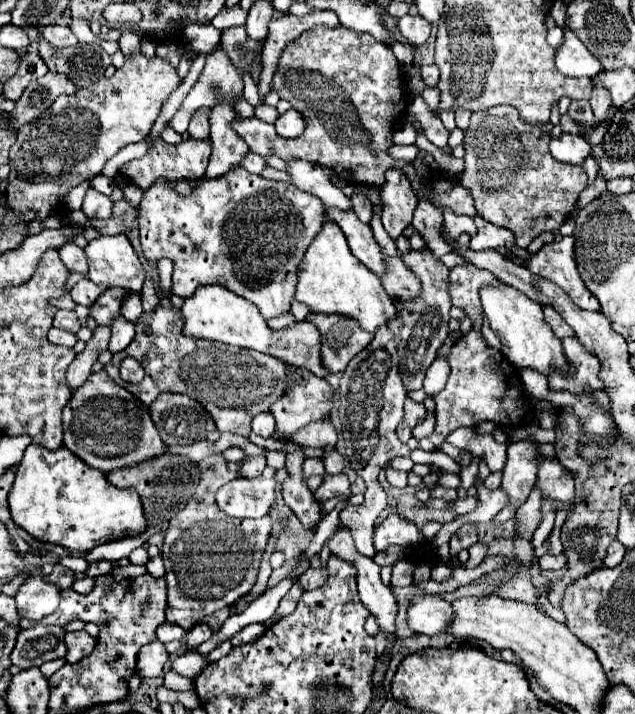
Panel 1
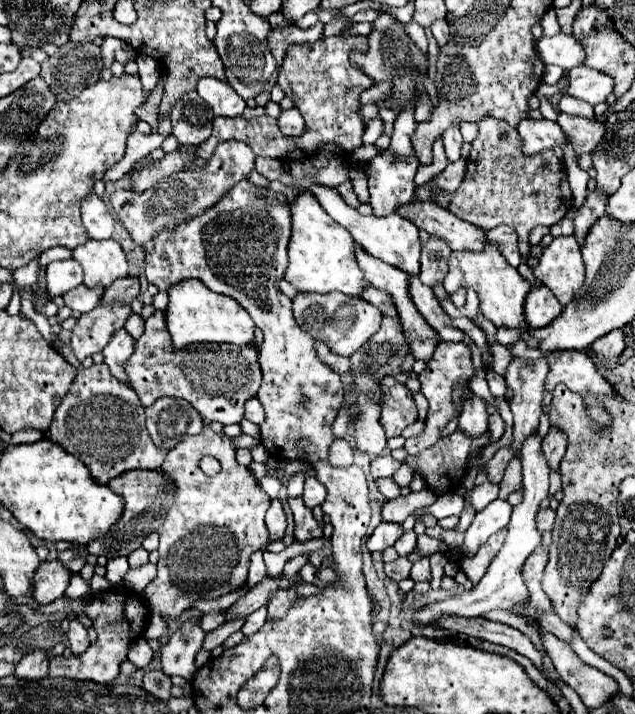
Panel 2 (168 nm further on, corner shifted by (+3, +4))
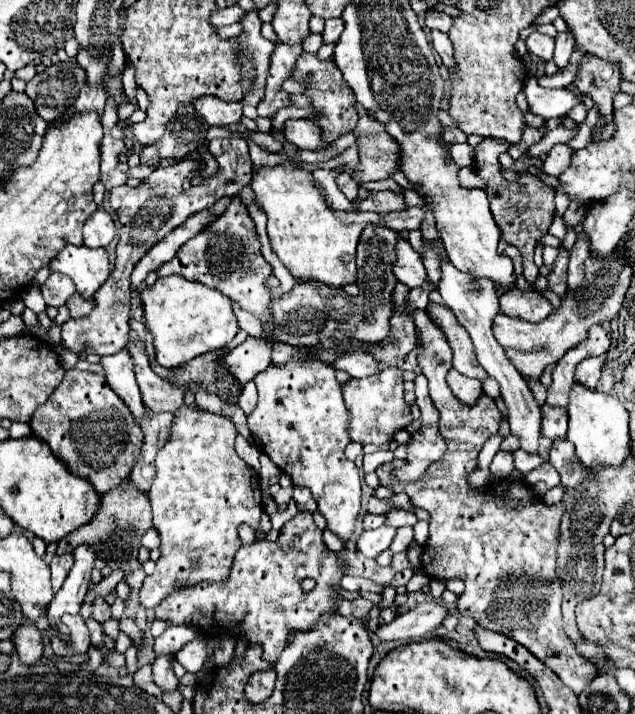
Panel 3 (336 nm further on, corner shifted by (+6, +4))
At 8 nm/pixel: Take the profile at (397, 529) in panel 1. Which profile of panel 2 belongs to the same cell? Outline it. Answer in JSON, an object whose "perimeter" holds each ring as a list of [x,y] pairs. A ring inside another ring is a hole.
{"perimeter":[[[381,523],[373,533],[371,537],[367,539],[367,549],[373,553],[373,551],[385,551],[387,547],[391,547],[399,537],[401,537],[403,529],[401,525],[395,525],[395,523]]]}

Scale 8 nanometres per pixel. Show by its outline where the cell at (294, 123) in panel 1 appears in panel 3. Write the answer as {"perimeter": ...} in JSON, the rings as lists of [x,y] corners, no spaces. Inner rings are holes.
{"perimeter":[[[288,119],[284,123],[284,139],[296,145],[298,149],[308,149],[308,151],[318,151],[326,149],[328,145],[322,143],[318,127],[310,123],[310,119]]]}

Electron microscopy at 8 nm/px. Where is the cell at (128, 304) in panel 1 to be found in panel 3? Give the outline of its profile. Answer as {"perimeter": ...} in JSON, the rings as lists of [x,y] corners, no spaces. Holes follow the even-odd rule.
{"perimeter":[[[134,339],[132,343],[128,343],[126,349],[132,355],[134,365],[136,365],[136,381],[142,391],[144,405],[156,413],[160,413],[160,411],[176,413],[184,405],[182,391],[178,391],[178,387],[170,387],[170,383],[166,379],[158,377],[150,369],[150,363],[146,359],[146,351],[144,351],[144,345],[140,339]]]}

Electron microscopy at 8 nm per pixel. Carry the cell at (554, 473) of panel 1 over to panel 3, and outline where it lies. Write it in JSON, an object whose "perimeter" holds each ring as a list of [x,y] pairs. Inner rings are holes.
{"perimeter":[[[542,407],[542,435],[556,441],[556,439],[564,439],[566,437],[566,427],[568,427],[568,415],[566,411],[558,409],[558,407]]]}

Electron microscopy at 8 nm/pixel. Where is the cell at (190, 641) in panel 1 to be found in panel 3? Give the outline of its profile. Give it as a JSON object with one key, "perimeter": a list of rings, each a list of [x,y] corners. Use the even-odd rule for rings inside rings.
{"perimeter":[[[162,653],[156,655],[156,661],[152,663],[154,683],[158,683],[162,691],[174,691],[178,687],[178,679],[172,671],[172,661],[174,661],[174,653]]]}

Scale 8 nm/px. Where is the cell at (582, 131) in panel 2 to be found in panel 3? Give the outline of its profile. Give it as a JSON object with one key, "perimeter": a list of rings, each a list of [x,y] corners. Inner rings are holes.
{"perimeter":[[[552,147],[552,151],[548,153],[548,159],[544,161],[544,171],[548,175],[560,177],[572,165],[572,157],[574,157],[574,149],[570,149],[570,147]]]}

